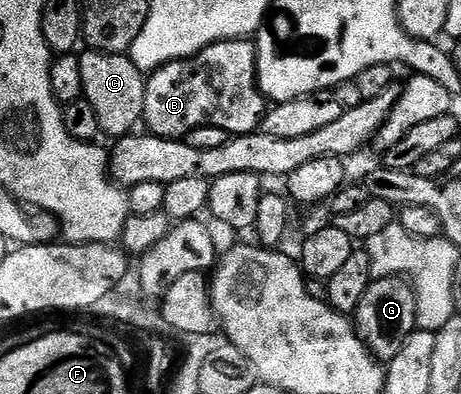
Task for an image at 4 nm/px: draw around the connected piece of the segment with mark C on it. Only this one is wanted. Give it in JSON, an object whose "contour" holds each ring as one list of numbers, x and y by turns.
{"contour":[[85,50,80,55,82,65,82,89,84,98,94,105,98,121,102,121,104,135,123,137,131,135,141,126,146,101,145,72,139,71,127,54,115,55,106,51]]}

